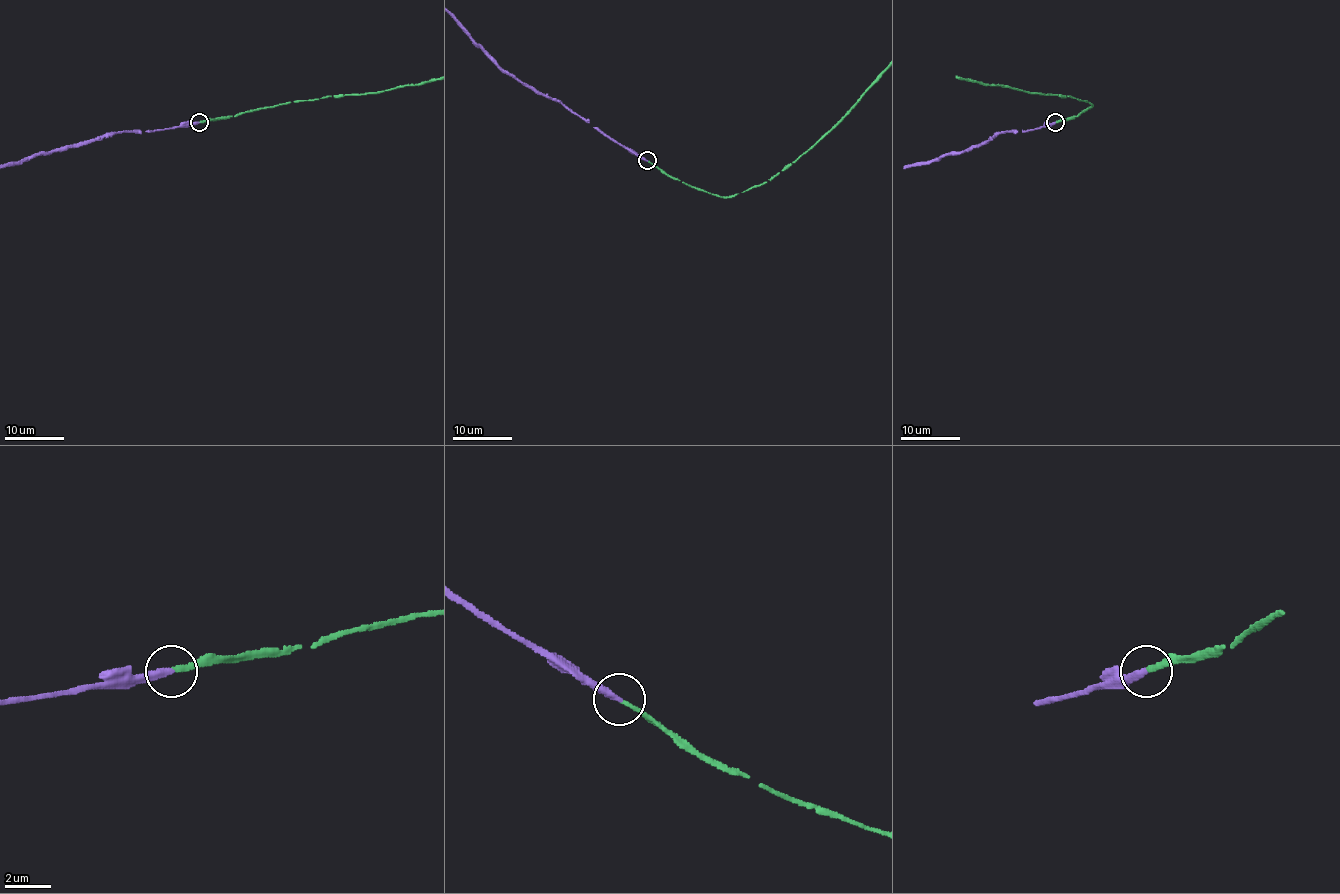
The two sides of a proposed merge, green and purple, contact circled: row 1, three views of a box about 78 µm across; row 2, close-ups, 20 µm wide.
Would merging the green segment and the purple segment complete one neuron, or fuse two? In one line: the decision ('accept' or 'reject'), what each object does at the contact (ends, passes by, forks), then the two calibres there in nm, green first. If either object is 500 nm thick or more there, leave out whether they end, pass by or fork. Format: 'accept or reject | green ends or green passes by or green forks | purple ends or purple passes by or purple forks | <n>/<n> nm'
accept | green ends | purple ends | 180/280 nm

